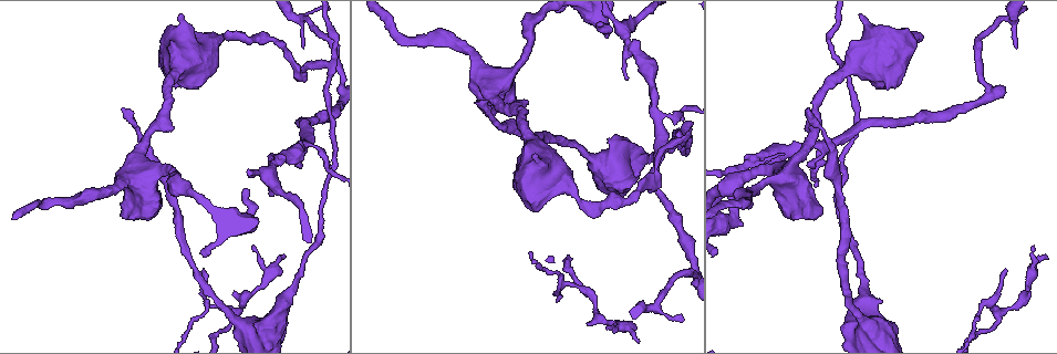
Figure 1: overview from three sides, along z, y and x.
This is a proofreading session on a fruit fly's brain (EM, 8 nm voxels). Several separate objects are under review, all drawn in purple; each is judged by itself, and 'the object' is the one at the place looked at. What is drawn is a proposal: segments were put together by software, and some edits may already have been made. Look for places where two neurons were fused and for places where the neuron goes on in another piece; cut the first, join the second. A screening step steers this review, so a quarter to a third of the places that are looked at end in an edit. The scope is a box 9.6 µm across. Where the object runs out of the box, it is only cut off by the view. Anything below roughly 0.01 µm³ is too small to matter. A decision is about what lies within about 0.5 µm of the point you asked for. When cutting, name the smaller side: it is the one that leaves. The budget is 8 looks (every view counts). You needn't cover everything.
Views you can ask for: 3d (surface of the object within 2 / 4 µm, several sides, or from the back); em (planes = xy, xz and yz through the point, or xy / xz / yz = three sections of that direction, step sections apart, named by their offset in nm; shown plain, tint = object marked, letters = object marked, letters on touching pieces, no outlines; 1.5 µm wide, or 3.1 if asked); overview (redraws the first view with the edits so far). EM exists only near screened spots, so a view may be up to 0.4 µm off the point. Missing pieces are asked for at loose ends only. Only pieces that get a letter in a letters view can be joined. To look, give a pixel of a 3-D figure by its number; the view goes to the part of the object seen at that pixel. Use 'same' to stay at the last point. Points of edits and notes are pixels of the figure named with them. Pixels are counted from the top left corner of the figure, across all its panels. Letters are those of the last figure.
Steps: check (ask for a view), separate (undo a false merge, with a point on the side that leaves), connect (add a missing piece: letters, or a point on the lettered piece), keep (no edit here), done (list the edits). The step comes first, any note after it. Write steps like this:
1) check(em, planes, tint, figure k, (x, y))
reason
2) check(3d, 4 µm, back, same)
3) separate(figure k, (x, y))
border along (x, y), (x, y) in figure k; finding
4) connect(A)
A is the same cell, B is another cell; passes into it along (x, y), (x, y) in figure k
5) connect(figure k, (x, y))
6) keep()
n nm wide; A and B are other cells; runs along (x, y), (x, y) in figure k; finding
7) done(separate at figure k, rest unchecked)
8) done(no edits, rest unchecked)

check(em, planes, letters, figure 1, (329, 68))
three arms meet

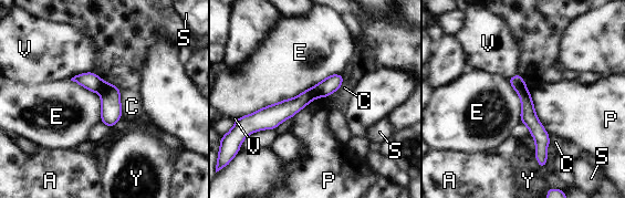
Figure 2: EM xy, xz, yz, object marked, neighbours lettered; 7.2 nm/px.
separate(figure 2, (111, 110))
120 nm wide; A, C, E, P, S, V and Y are other cells; the part that leaves runs along (516, 77), (541, 136), (543, 162) in figure 2; two neurons meet here

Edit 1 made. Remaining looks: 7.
check(em, planes, letters, figure 1, (808, 167))
an open end

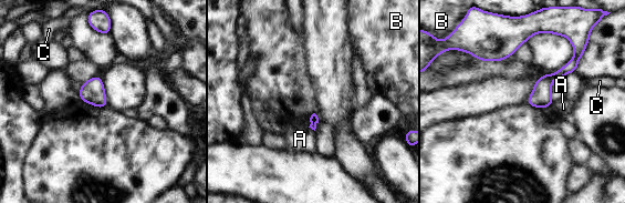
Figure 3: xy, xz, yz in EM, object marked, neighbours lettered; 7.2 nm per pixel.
keep()
A, B and C are other cells; border along (309, 127), (314, 130) in figure 3; none of them fits

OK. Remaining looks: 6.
check(em, xz, step 4, tint, figure 1, (984, 302))
abrupt turn

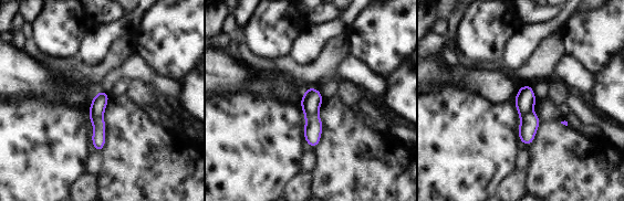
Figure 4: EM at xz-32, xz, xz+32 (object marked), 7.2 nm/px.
check(em, planes, letters, same)

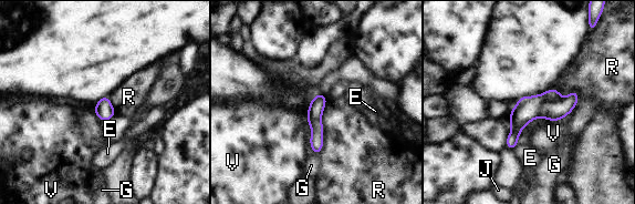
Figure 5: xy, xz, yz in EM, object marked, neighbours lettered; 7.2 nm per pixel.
separate(figure 5, (528, 108))
E, G, J, R and V are other cells; the part that leaves runs along (553, 91), (518, 121), (511, 145) in figure 5; two neurons meet here

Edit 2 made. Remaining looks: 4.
done(separate at figure 2, separate at figure 5, rest unchecked)

